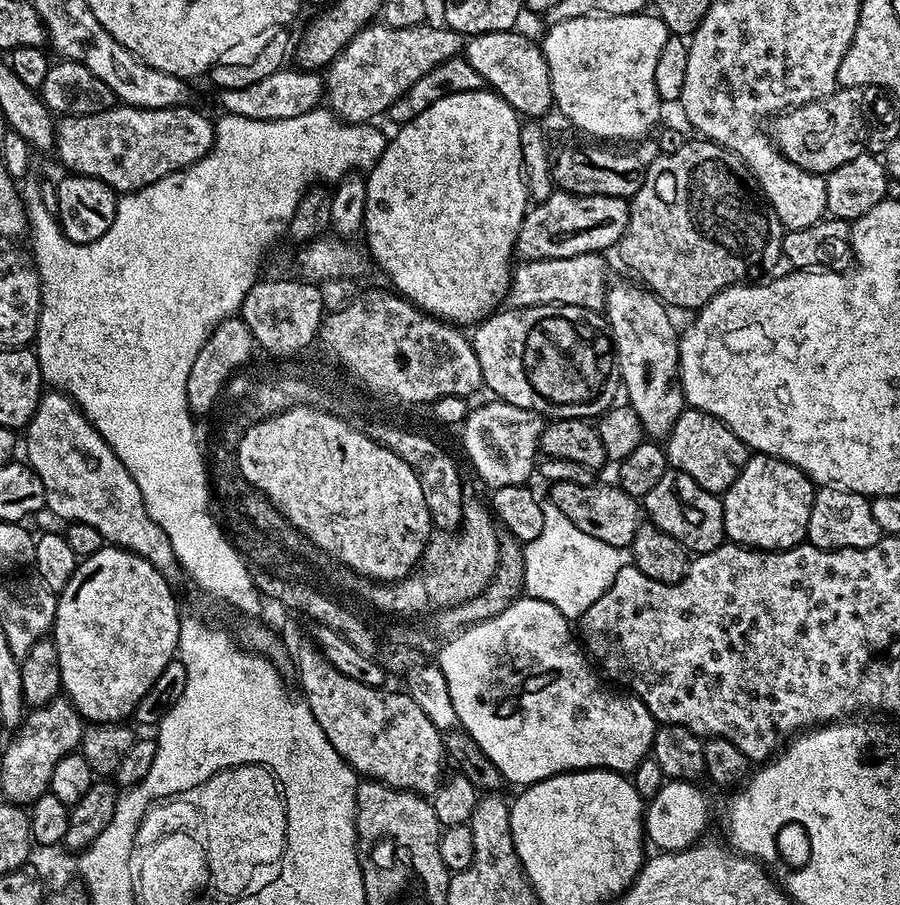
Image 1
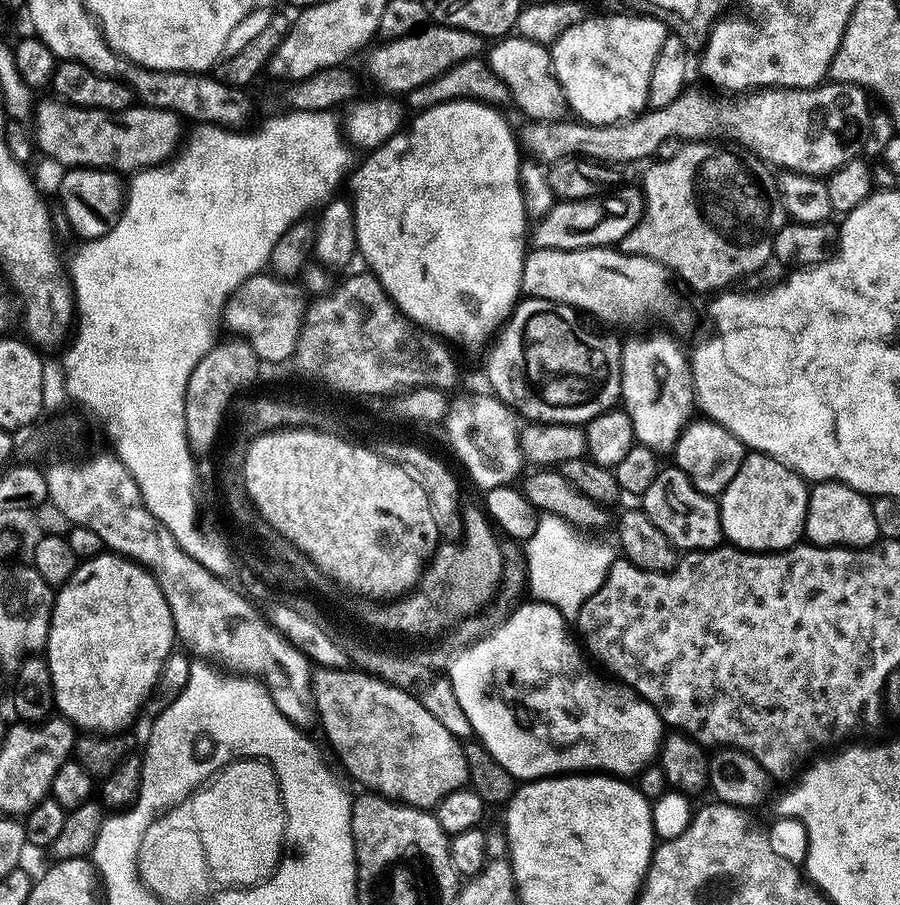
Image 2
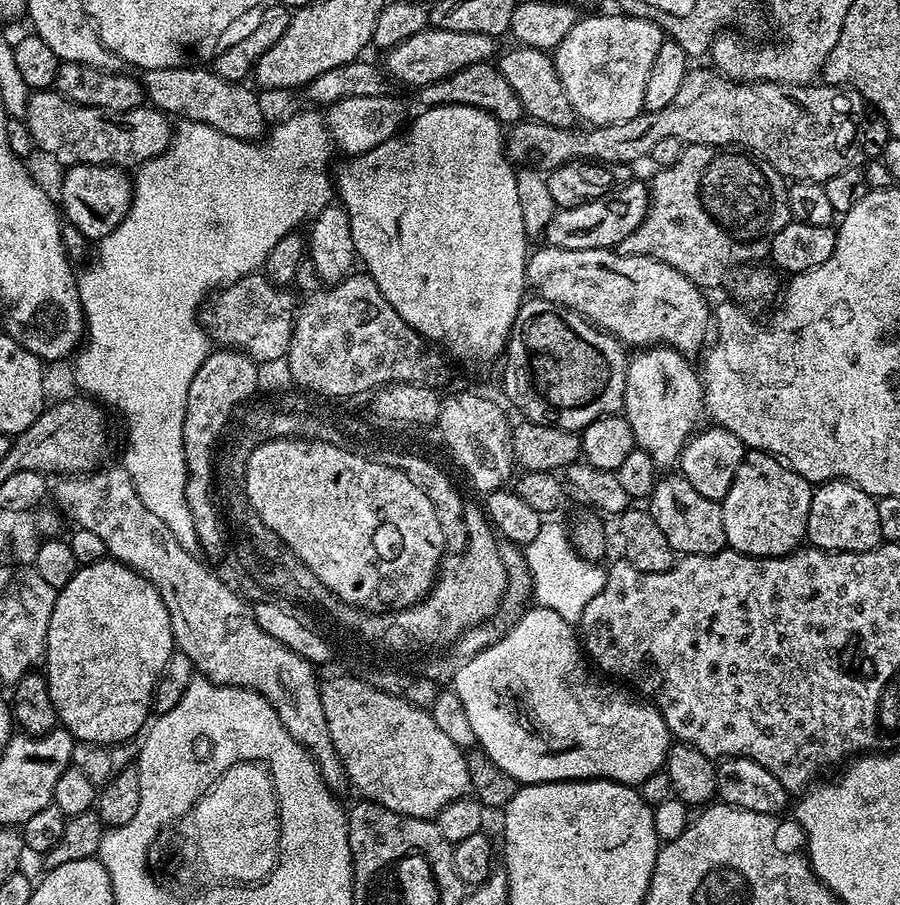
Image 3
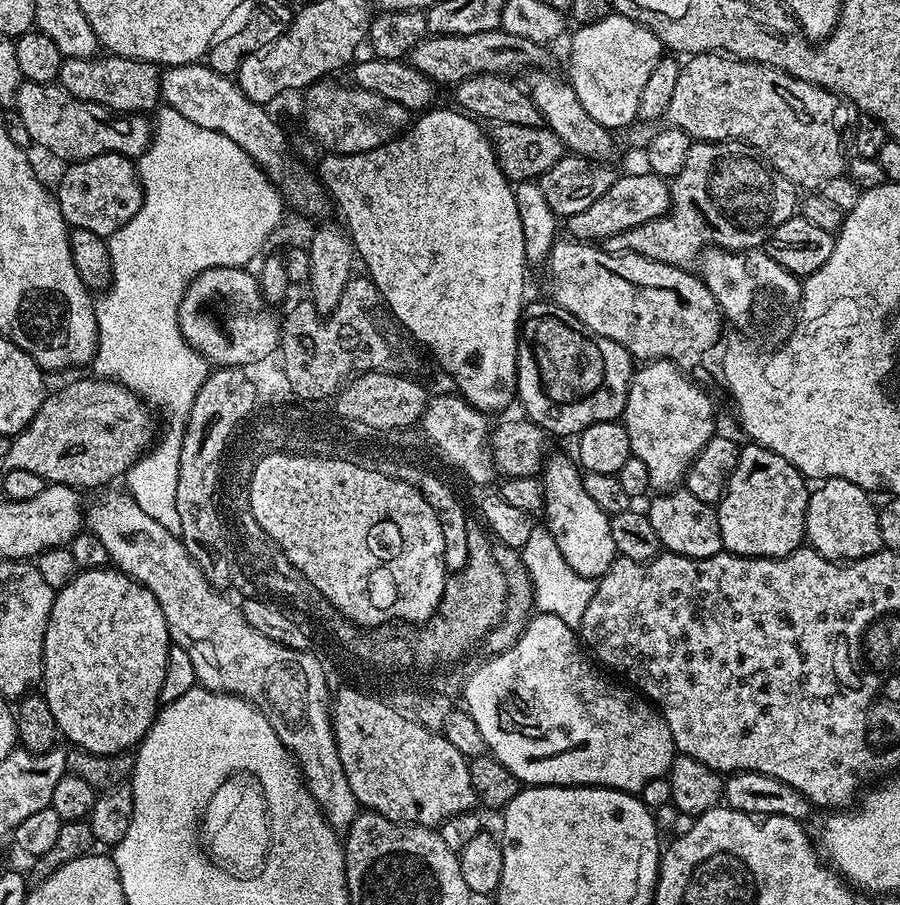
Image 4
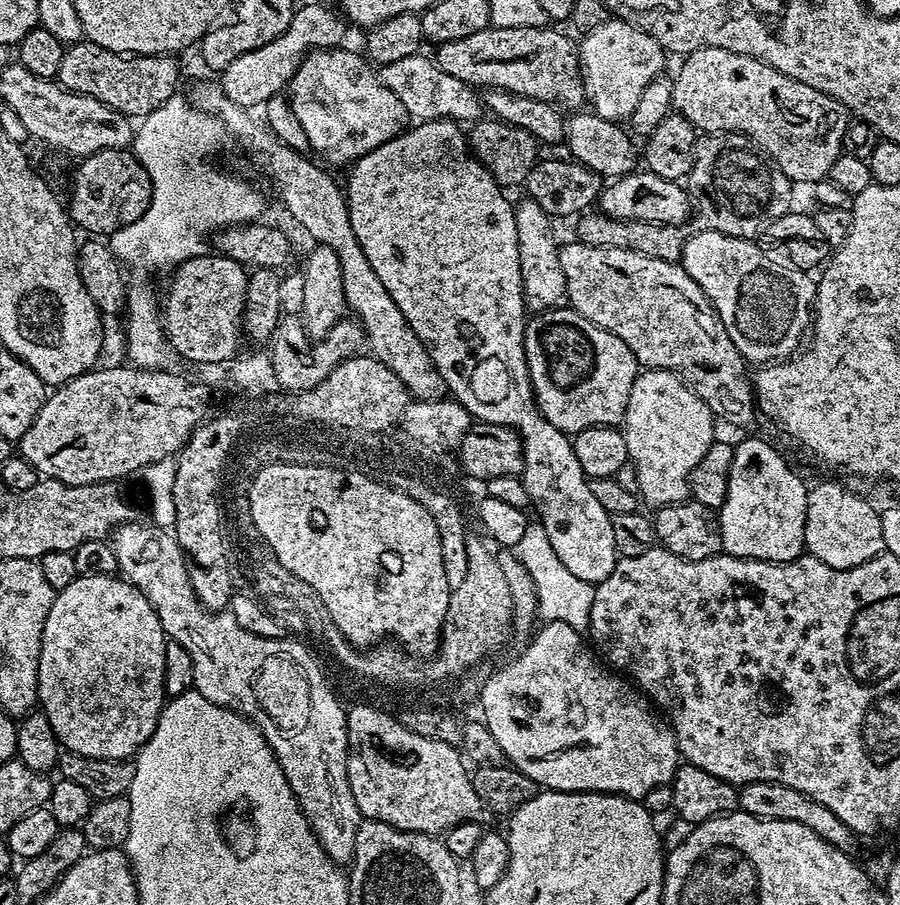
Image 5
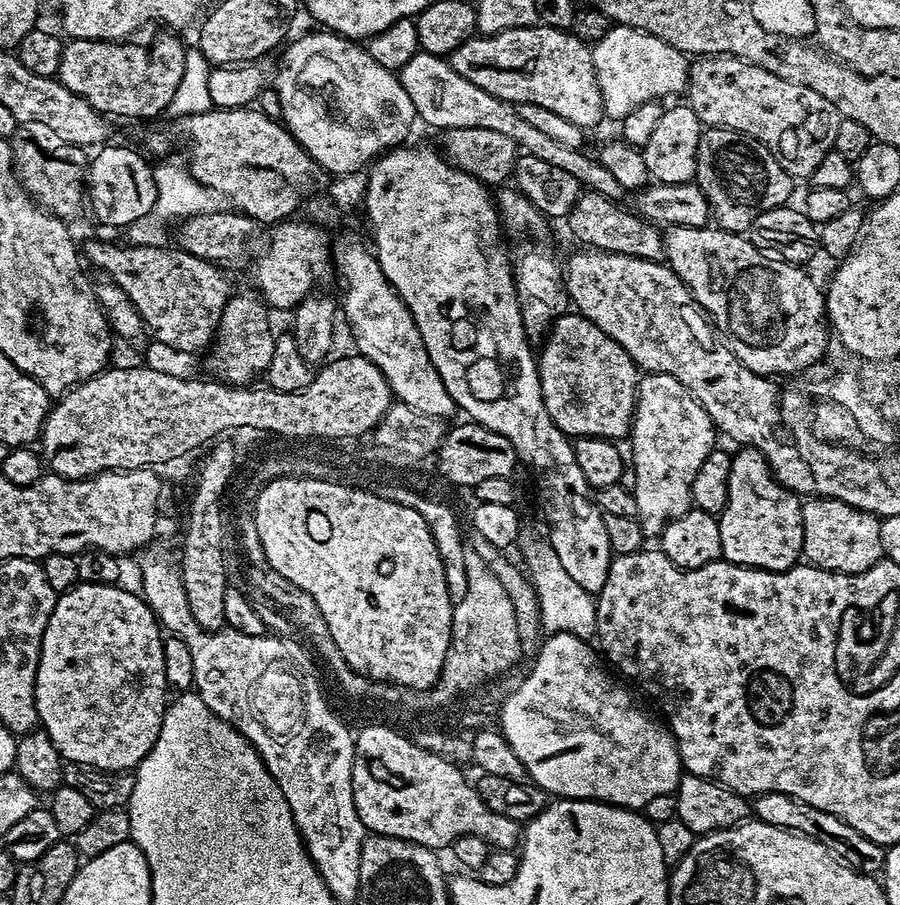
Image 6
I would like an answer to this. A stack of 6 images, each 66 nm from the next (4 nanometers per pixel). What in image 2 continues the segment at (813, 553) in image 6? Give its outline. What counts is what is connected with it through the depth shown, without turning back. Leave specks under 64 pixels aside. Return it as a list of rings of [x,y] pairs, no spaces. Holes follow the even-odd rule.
[[[821,480],[811,485],[808,494],[808,509],[804,523],[804,536],[807,543],[817,544],[819,548],[868,548],[881,539],[878,522],[874,522],[872,500],[864,493],[854,490],[848,484],[836,480]]]

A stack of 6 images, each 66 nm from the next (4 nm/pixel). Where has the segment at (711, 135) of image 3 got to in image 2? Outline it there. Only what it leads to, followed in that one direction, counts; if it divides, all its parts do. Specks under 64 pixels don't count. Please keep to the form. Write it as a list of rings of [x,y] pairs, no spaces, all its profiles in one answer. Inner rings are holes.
[[[825,82],[815,88],[774,88],[771,90],[758,90],[749,93],[747,96],[741,97],[740,104],[715,104],[714,101],[704,98],[700,94],[692,92],[693,90],[685,90],[678,98],[674,98],[674,102],[670,102],[670,106],[662,106],[661,108],[648,108],[640,113],[633,120],[625,120],[623,124],[586,124],[579,119],[561,118],[559,120],[538,120],[535,122],[525,123],[524,129],[519,129],[518,140],[522,145],[523,151],[527,153],[533,160],[540,161],[545,166],[550,166],[554,162],[558,162],[562,158],[570,158],[571,156],[578,156],[585,160],[600,160],[603,164],[623,164],[625,166],[635,165],[635,160],[647,161],[649,158],[656,156],[658,146],[662,146],[662,142],[666,142],[666,138],[678,138],[681,142],[704,142],[709,139],[708,136],[713,132],[713,137],[724,138],[720,136],[733,136],[736,140],[741,140],[743,147],[747,149],[751,155],[761,159],[769,166],[775,166],[777,169],[786,172],[800,172],[804,176],[815,176],[817,178],[827,177],[838,169],[846,162],[857,159],[863,153],[864,143],[866,142],[866,134],[868,133],[868,123],[872,117],[870,107],[868,108],[869,93],[865,89],[860,88],[857,84],[837,84],[835,82]]]

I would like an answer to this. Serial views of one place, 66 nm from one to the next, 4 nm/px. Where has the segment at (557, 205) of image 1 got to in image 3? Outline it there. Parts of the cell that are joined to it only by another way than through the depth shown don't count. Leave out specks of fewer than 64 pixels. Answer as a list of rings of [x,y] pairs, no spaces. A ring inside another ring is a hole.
[[[625,182],[607,192],[602,198],[594,198],[585,204],[557,210],[546,226],[543,239],[553,248],[566,250],[615,249],[644,221],[650,207],[650,188],[647,183]]]

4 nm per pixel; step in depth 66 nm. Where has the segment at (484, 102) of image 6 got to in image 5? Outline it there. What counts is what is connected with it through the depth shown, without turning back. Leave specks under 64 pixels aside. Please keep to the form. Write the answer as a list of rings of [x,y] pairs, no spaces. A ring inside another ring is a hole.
[[[424,54],[410,58],[402,58],[399,62],[381,64],[378,75],[385,86],[394,94],[398,94],[398,102],[406,106],[409,117],[413,121],[454,120],[457,122],[475,122],[482,116],[482,100],[477,89],[466,82],[458,82],[458,78],[446,74]]]

